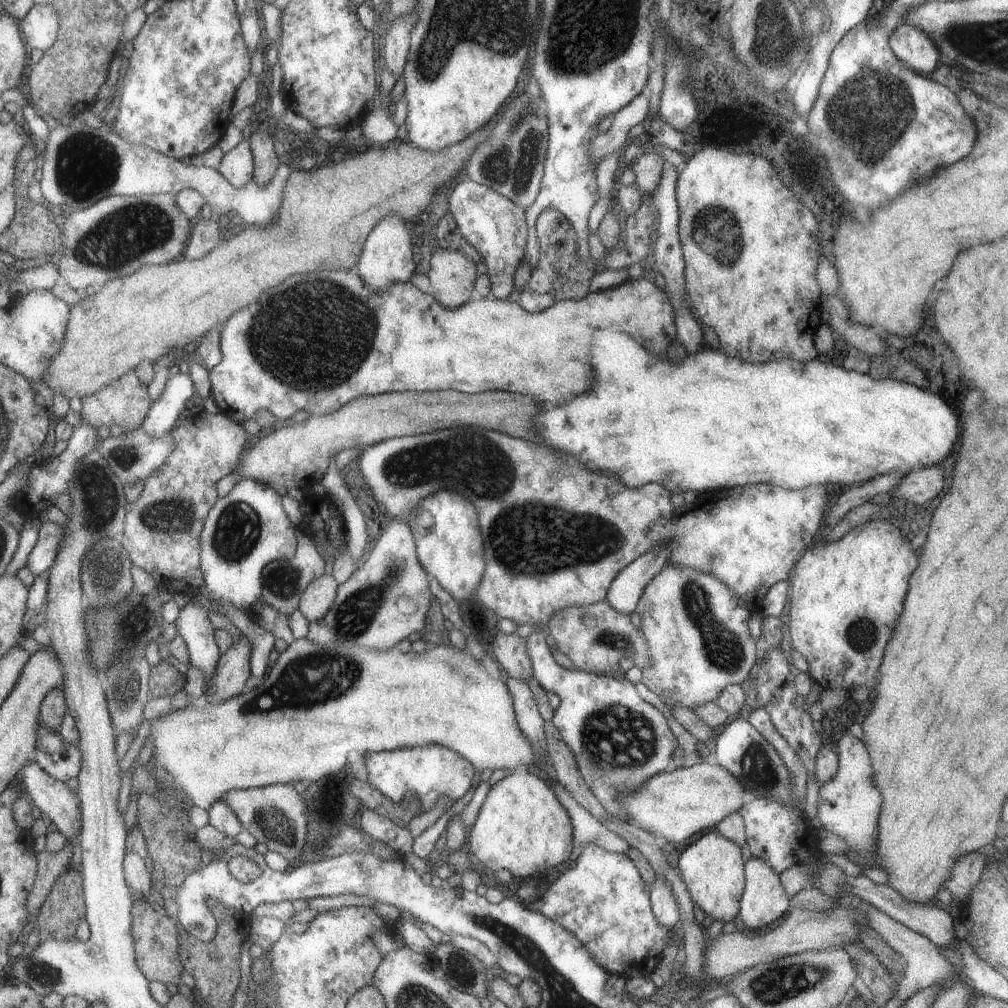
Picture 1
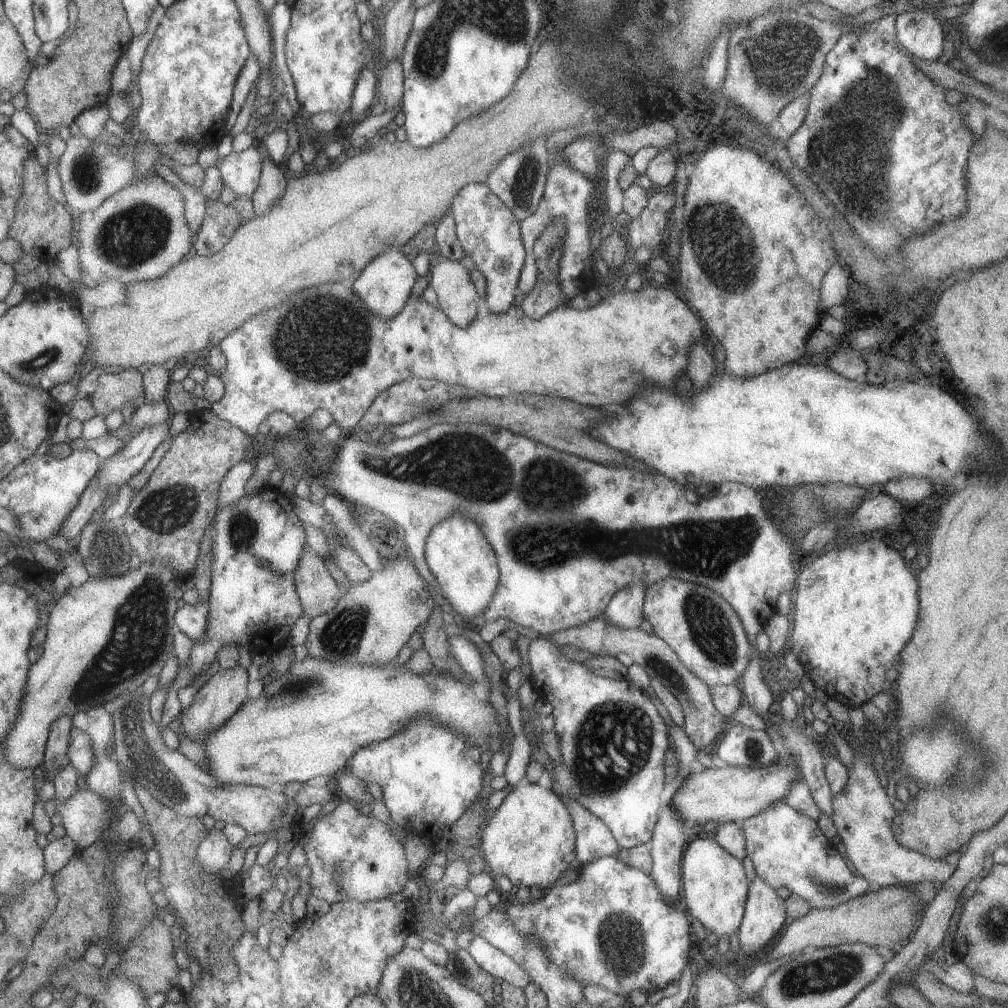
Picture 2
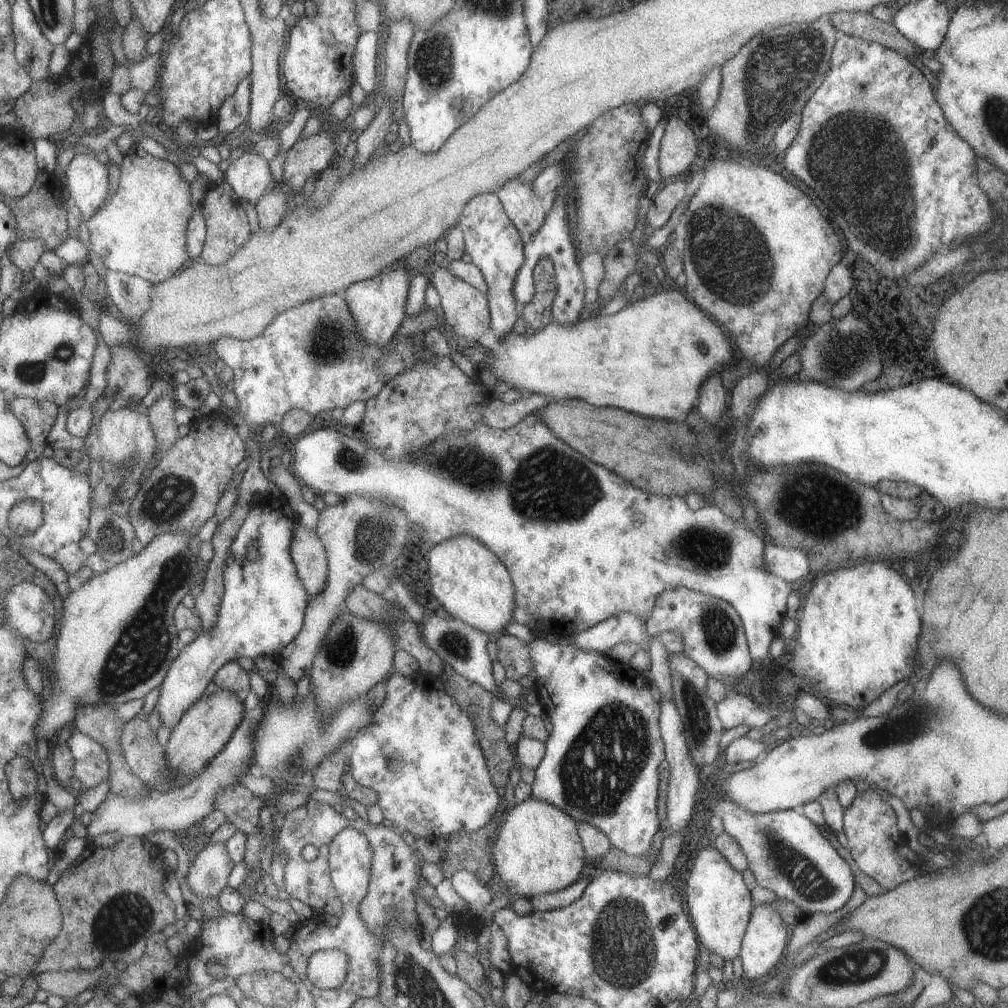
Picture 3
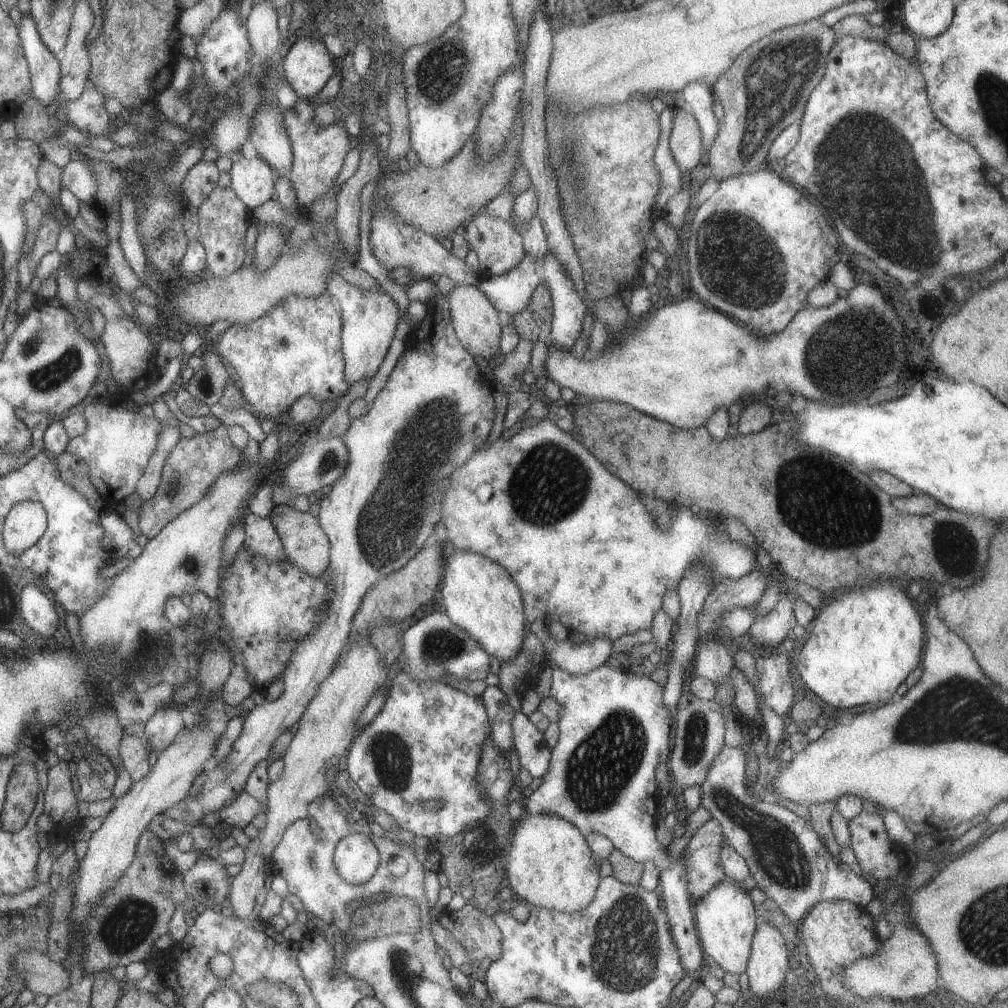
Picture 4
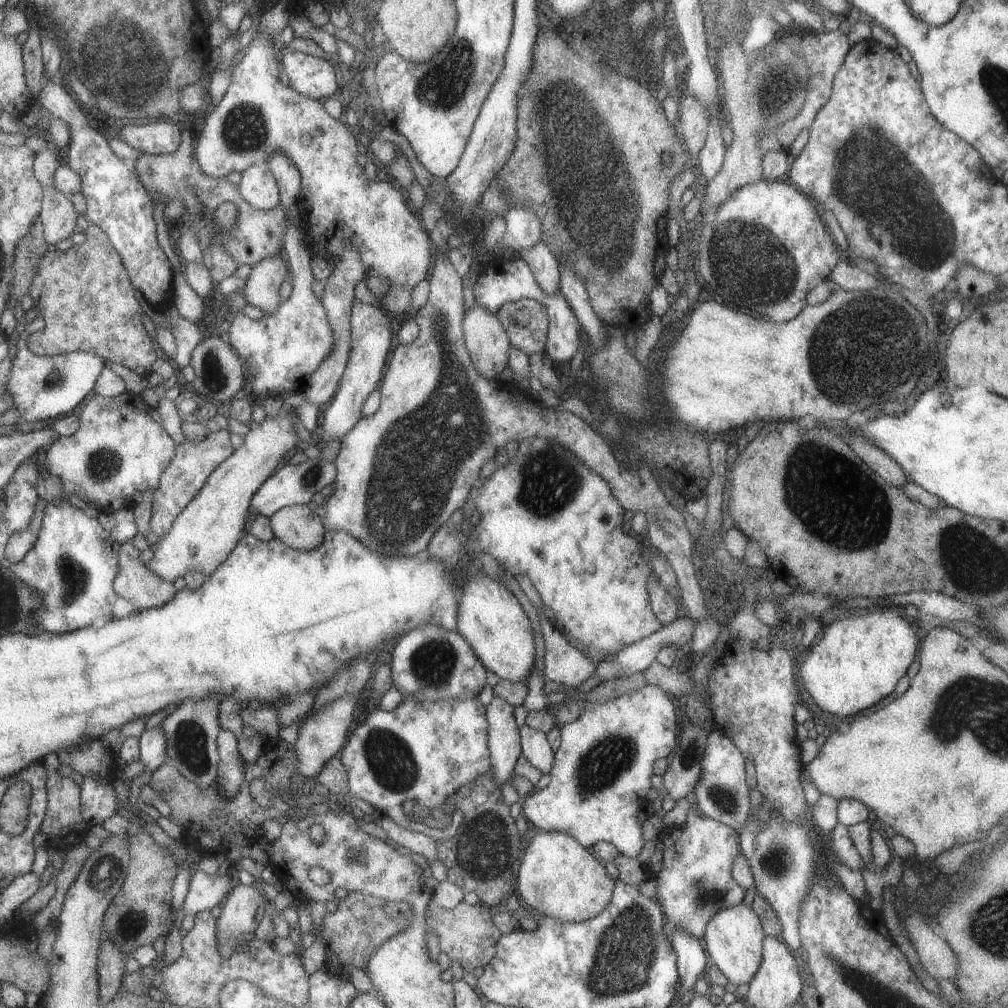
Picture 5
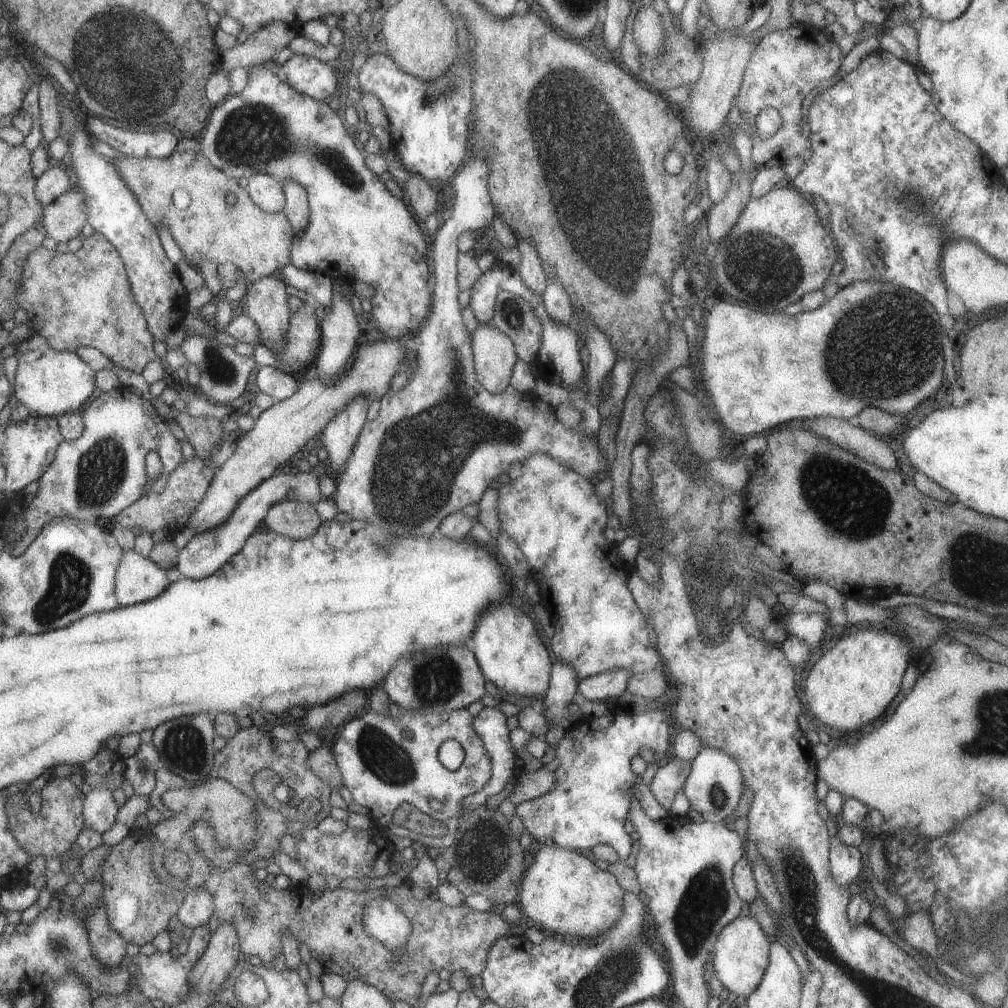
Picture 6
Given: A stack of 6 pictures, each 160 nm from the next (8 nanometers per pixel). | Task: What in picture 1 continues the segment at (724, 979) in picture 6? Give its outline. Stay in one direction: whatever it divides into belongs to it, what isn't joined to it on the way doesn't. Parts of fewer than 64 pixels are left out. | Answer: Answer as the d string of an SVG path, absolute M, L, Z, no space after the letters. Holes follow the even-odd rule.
M711 831L683 849L677 858L682 881L695 907L719 922L733 920L739 912L739 899L744 889L744 862L740 848L723 835Z

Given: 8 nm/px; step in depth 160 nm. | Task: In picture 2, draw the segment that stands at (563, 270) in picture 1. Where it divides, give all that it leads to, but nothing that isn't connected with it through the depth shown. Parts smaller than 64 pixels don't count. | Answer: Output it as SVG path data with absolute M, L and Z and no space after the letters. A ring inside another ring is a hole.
M556 219L553 225L545 227L541 234L535 239L532 246L534 256L534 265L536 272L534 275L534 285L531 292L525 295L524 300L520 302L520 307L524 315L531 320L540 319L549 311L567 304L567 300L562 295L559 286L558 268L559 259L562 253L562 242L564 241L564 229L562 228L562 219Z

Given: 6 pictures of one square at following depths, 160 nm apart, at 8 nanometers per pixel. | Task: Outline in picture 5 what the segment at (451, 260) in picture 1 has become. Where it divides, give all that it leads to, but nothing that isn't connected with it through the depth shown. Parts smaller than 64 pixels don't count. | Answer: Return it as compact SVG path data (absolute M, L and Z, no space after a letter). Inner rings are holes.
M474 303L461 320L463 340L473 367L488 380L497 380L507 363L509 340L497 316Z

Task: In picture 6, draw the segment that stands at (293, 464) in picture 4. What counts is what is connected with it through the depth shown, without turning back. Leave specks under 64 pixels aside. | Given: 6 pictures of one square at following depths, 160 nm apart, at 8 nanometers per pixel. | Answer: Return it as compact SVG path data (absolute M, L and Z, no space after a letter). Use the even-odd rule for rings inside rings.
M312 470L307 472L296 471L293 475L279 474L263 480L256 488L253 488L239 504L233 508L231 518L227 518L221 526L207 530L203 534L195 534L181 550L178 550L176 568L183 578L199 580L210 576L219 570L233 554L237 554L245 540L263 525L267 510L280 500L298 500L315 504L321 499L319 493L318 474Z

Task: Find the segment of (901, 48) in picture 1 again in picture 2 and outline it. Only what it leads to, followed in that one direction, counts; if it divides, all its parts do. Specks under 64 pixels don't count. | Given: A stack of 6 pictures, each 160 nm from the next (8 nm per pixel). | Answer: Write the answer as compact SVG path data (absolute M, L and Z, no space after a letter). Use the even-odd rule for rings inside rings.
M928 7L903 11L894 18L895 40L908 54L921 60L944 59L948 50L941 28L942 21L930 13Z

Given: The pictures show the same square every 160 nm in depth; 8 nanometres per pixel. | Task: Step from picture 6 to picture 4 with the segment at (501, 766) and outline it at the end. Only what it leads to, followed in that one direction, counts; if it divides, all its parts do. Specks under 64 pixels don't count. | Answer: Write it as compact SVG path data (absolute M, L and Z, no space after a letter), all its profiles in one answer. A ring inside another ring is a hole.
M487 686L479 698L486 711L491 742L499 752L507 754L514 744L509 724L511 710L505 702L505 694L498 690L498 686Z

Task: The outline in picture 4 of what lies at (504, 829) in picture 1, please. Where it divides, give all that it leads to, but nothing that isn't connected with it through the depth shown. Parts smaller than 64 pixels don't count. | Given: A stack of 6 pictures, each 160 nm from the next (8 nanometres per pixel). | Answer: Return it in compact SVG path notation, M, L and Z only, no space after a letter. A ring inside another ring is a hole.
M523 809L520 818L514 824L505 862L505 885L511 889L514 896L532 907L544 907L558 912L579 912L595 896L597 884L601 881L598 868L598 861L593 858L583 834L571 822L555 814L528 814Z

